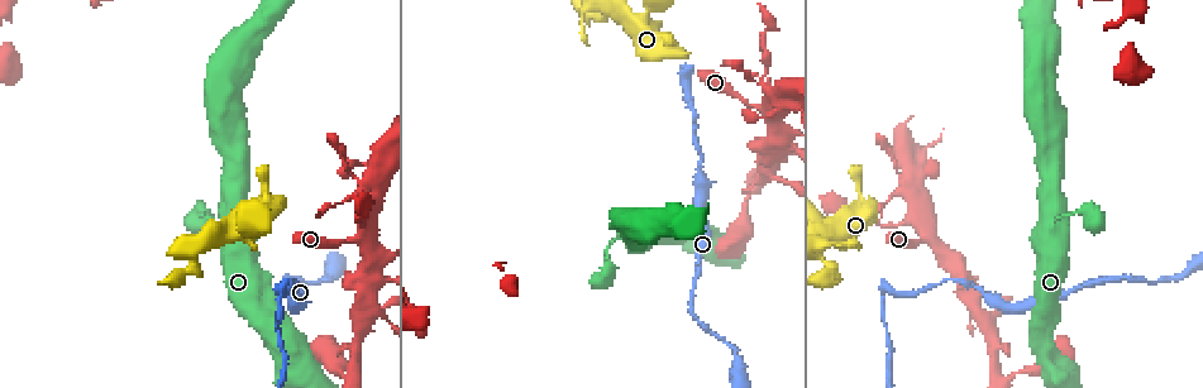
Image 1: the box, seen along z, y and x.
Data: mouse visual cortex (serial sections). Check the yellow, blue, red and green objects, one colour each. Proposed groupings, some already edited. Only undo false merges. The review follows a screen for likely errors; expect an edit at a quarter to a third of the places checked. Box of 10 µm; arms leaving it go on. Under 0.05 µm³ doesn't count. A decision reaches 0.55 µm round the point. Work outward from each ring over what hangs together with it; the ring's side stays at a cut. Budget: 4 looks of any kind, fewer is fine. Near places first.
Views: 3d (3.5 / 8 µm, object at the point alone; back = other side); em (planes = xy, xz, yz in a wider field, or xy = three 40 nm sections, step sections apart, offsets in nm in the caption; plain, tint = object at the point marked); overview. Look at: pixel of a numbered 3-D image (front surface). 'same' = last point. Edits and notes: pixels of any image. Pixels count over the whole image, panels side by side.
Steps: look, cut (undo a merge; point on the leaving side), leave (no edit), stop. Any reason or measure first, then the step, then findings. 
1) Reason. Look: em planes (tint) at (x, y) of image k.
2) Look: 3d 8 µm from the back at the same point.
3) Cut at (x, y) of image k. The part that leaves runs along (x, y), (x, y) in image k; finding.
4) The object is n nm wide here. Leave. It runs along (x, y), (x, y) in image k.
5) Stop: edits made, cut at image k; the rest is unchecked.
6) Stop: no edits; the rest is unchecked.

Abrupt turn. Look: 3d 3.5 µm at (688, 67) of image 1.

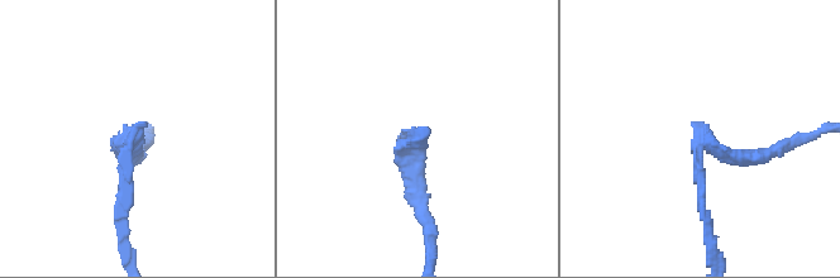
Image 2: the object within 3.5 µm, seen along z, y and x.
The arms are 150, 200 nm wide; shape alone is not enough. Look: em xy step 2 (plain) at (416, 140) of image 2.

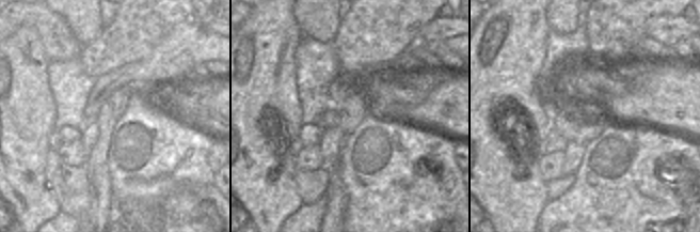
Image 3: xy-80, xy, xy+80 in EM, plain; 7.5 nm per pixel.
Where the object lies. Look: em xy step 2 (tint) at the same point.

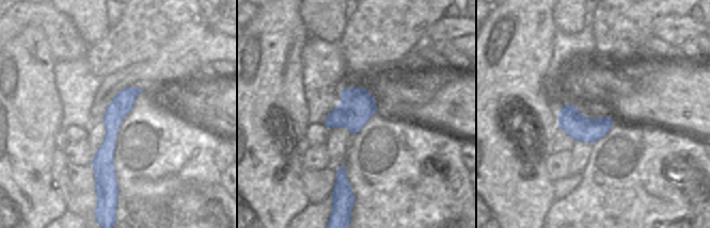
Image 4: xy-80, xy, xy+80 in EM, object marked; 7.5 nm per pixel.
Cut at (122, 193) of image 2. A border runs along (112, 101), (117, 106), (123, 118) in image 4; two cells meet here.

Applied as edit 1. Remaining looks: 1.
Abrupt turn. Look: 3d 3.5 µm at (591, 17) of image 1.

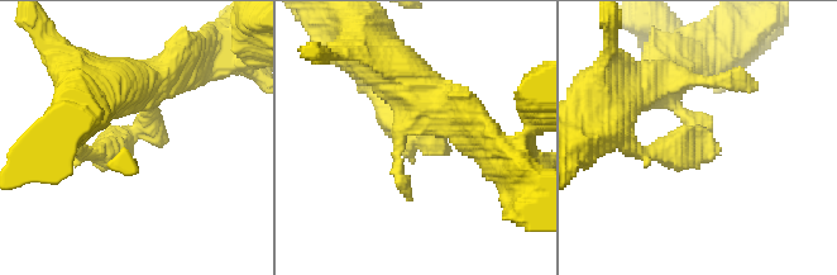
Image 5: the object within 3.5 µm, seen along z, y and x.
The arms are 250, 450 nm wide. Leave. It runs along (162, 72), (146, 123), (80, 159) in image 5; one cell here.

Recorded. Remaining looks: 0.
Stop: edits made, cut at image 2; the rest is unchecked.

